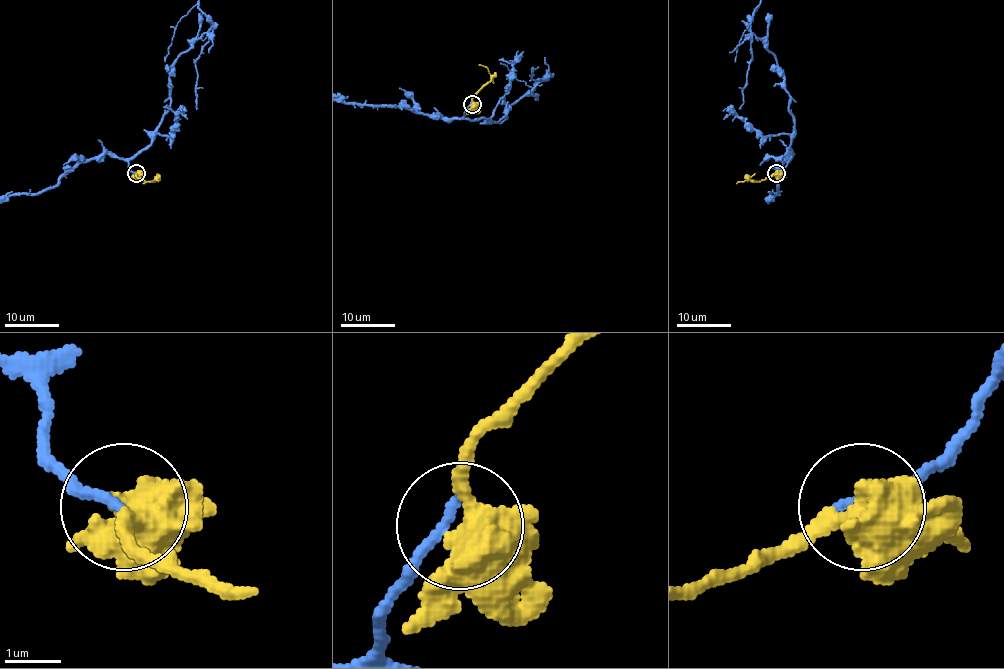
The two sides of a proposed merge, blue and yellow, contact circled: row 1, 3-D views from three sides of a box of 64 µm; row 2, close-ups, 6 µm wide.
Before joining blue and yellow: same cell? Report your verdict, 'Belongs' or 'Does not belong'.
Belongs

